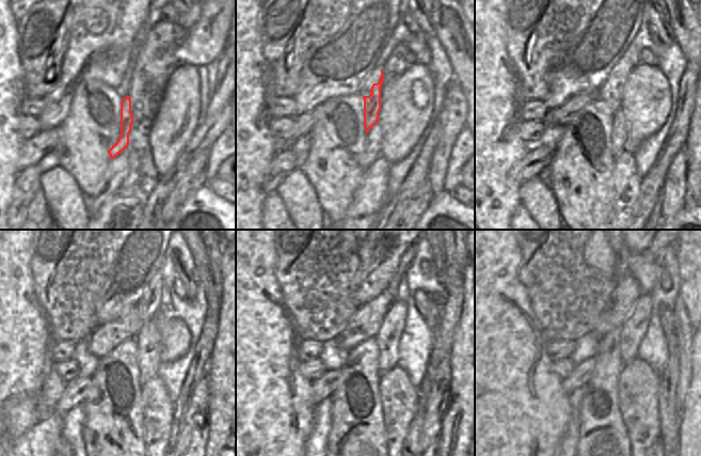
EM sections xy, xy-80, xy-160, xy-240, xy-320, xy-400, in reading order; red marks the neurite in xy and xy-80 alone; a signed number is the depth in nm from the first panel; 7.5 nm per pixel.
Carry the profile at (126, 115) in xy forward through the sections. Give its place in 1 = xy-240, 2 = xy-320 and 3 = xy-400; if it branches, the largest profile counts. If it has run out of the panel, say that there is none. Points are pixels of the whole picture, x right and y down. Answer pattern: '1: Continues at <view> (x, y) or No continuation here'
1: Continues at xy-240 (149, 304)
2: Continues at xy-320 (392, 289)
3: Continues at xy-400 (654, 251).

